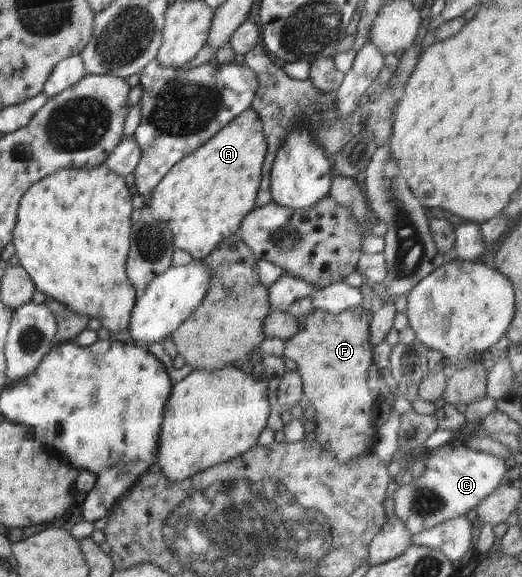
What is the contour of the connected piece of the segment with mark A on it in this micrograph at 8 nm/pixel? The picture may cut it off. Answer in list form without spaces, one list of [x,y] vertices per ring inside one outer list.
[[[249,108],[245,112],[241,112],[237,115],[225,128],[221,128],[216,135],[210,137],[210,139],[197,148],[191,155],[185,156],[183,160],[177,162],[175,166],[171,167],[171,170],[167,174],[163,175],[163,178],[159,181],[159,184],[154,188],[150,204],[150,210],[148,211],[149,216],[155,217],[157,220],[162,220],[167,223],[167,226],[173,232],[175,236],[174,247],[189,252],[194,259],[204,259],[215,247],[217,243],[220,243],[225,237],[237,234],[240,224],[243,222],[248,212],[251,212],[256,206],[256,198],[260,187],[259,182],[262,179],[262,166],[264,164],[266,155],[268,152],[268,144],[266,136],[262,131],[262,124],[259,115],[252,109]]]

